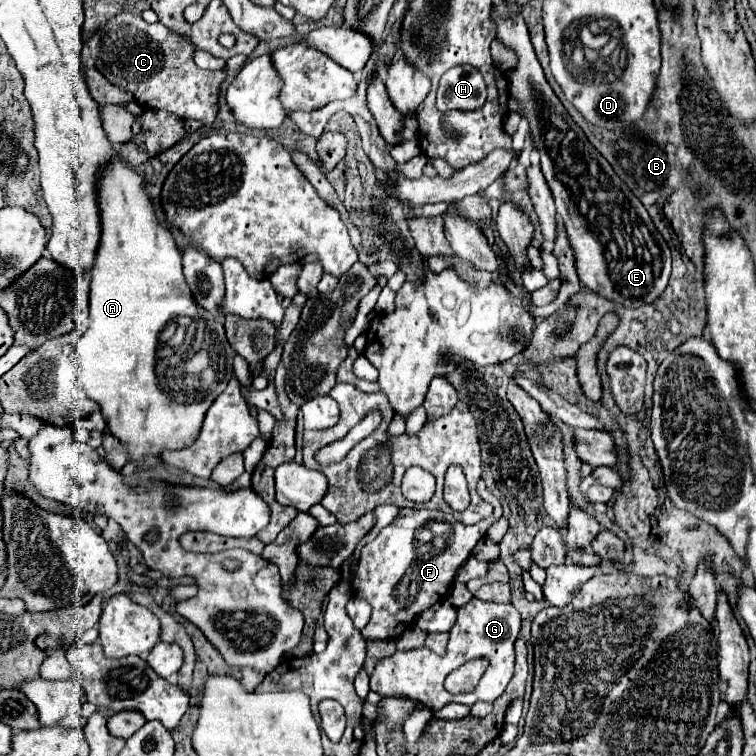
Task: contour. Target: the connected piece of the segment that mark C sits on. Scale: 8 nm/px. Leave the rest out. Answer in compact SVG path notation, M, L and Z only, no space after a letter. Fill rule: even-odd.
M120 12L88 36L88 50L94 68L114 86L136 96L140 106L166 110L184 120L194 118L210 126L218 114L218 94L226 72L200 70L192 54L196 46L182 34L168 30L164 24L148 24L142 16Z

